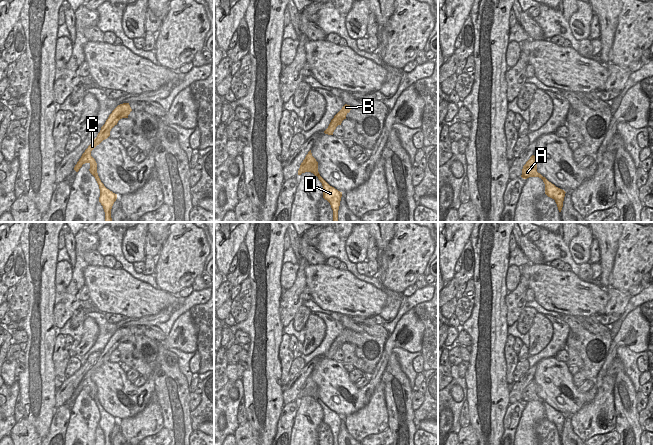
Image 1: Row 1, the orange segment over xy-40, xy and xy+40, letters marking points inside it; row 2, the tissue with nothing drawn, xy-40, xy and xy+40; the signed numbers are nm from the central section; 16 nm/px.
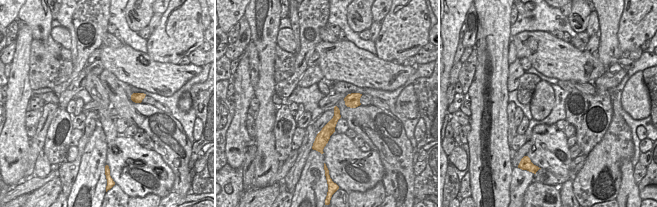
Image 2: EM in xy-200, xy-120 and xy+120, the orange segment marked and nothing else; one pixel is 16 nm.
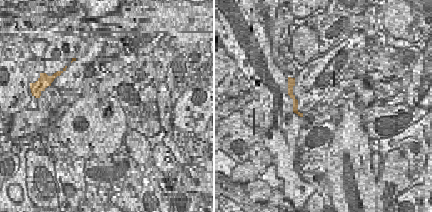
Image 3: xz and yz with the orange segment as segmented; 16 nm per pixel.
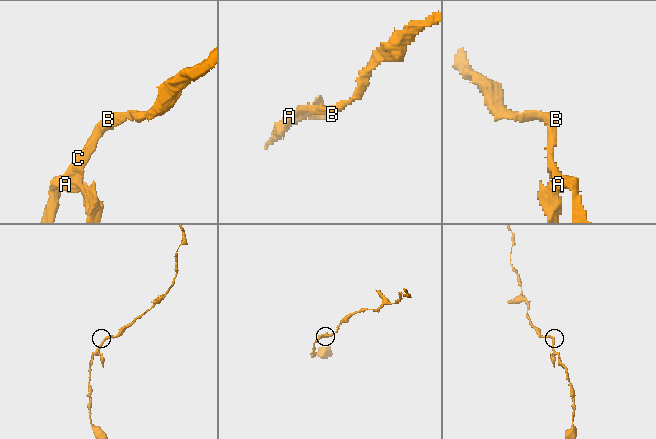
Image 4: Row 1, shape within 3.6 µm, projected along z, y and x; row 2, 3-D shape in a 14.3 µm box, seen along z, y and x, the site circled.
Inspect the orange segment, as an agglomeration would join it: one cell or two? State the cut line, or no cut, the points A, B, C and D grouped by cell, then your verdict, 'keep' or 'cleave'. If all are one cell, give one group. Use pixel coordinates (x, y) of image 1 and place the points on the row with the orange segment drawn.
cut xy-40 (96, 170), (91, 173); groups A B C / D; cleave

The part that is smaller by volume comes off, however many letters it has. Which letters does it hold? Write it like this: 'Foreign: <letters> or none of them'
Foreign: D

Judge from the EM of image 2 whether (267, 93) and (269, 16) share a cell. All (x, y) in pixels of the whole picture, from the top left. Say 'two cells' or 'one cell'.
one cell

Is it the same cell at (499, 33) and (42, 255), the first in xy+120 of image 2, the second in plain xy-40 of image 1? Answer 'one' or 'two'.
one

